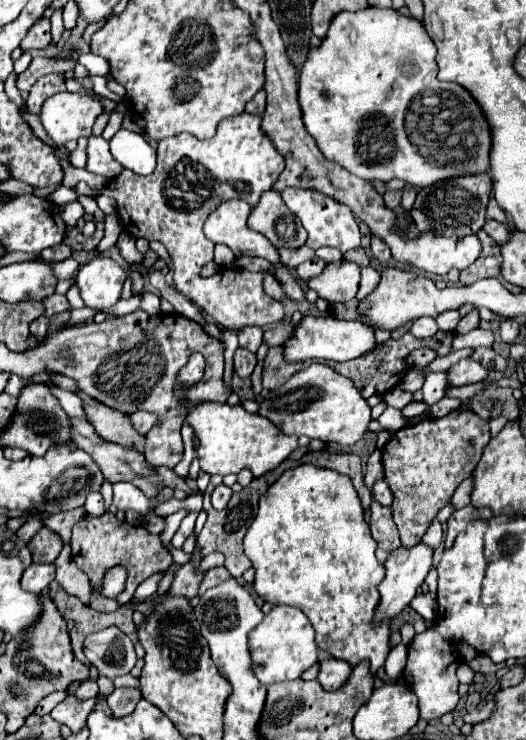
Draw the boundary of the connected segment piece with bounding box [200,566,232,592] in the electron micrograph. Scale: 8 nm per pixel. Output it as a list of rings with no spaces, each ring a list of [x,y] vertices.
[[[220,566],[220,568],[210,568],[210,570],[206,572],[206,576],[204,576],[204,580],[202,580],[200,592],[206,592],[208,588],[214,588],[214,586],[218,586],[218,584],[230,580],[230,578],[232,578],[232,576],[230,576],[230,572],[228,572],[224,566]]]

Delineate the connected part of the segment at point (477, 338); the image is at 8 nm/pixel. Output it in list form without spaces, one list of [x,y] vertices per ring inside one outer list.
[[[470,330],[468,334],[458,334],[452,342],[454,350],[460,350],[460,348],[480,348],[480,346],[492,346],[494,342],[494,334],[492,330]]]

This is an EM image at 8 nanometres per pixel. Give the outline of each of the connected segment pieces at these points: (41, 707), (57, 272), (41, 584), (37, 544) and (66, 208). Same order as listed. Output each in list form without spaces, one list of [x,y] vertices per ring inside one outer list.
[[[54,692],[54,694],[46,696],[46,698],[42,698],[42,700],[38,702],[38,706],[36,706],[34,712],[40,714],[40,716],[42,716],[42,714],[48,714],[48,712],[50,712],[58,702],[62,702],[66,696],[68,696],[66,692]]]
[[[72,256],[66,258],[66,260],[60,260],[60,262],[48,262],[48,264],[52,266],[52,272],[58,280],[70,280],[76,274],[78,266],[80,266],[78,260],[74,260]]]
[[[32,563],[26,572],[24,572],[24,578],[22,578],[22,588],[26,592],[32,592],[32,594],[40,594],[48,588],[48,584],[54,580],[54,574],[56,574],[56,568],[53,563]]]
[[[42,528],[30,542],[28,548],[32,552],[34,562],[54,562],[62,550],[62,538],[48,528]]]
[[[74,200],[74,202],[64,204],[60,214],[62,214],[62,218],[64,218],[64,222],[66,222],[68,226],[76,226],[78,218],[84,214],[84,208],[82,208],[82,204],[80,204],[78,200]]]

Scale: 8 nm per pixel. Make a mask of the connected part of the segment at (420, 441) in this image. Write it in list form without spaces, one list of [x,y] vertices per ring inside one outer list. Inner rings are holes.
[[[452,410],[444,418],[420,420],[390,436],[382,448],[382,466],[384,480],[394,494],[392,514],[404,548],[412,548],[418,540],[422,540],[426,528],[436,518],[440,508],[450,502],[458,484],[472,474],[488,442],[488,422],[472,410]]]

